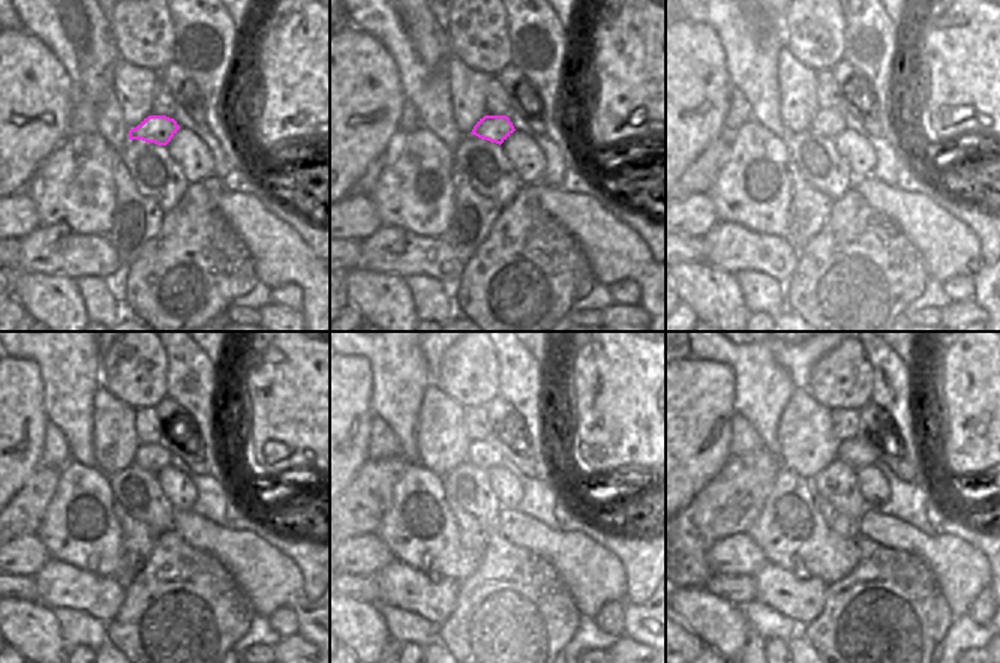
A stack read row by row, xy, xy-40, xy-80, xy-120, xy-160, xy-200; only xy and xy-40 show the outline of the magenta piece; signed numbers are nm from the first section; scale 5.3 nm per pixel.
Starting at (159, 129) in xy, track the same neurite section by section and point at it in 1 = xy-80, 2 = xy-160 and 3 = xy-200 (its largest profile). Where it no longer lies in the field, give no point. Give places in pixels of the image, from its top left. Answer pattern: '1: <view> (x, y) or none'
1: xy-80 (828, 123)
2: xy-160 (489, 453)
3: xy-200 (855, 453)

